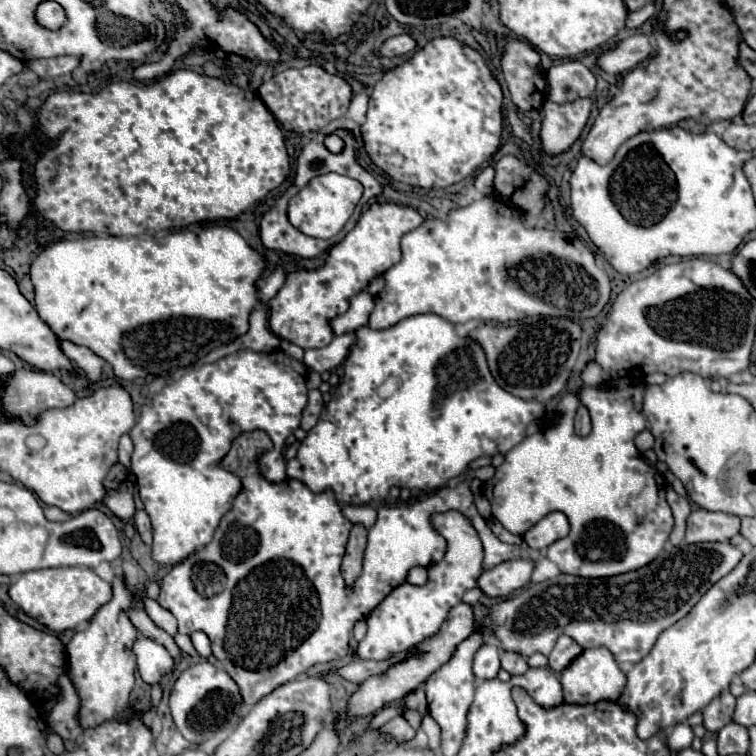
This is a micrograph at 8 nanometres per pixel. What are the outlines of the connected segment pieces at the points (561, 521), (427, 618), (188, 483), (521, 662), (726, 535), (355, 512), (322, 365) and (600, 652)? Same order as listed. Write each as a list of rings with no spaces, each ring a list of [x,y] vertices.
[[[555,511],[555,513],[549,513],[547,517],[543,517],[539,523],[535,523],[523,535],[523,541],[533,549],[543,549],[543,547],[549,547],[551,543],[555,543],[557,539],[565,537],[567,533],[569,533],[567,517],[559,511]]]
[[[459,511],[431,515],[431,523],[447,541],[445,557],[429,567],[429,579],[423,587],[405,581],[403,585],[395,587],[391,595],[387,595],[387,599],[383,599],[383,603],[379,603],[371,611],[371,615],[367,615],[367,635],[357,645],[359,659],[383,661],[435,635],[435,631],[439,631],[441,623],[445,621],[449,609],[463,599],[463,593],[467,589],[477,587],[477,579],[483,573],[483,547],[475,527],[471,527],[471,523],[467,523],[467,519],[459,515]]]
[[[237,351],[233,355],[227,355],[215,363],[209,363],[209,365],[203,365],[199,369],[193,369],[193,371],[187,371],[183,377],[179,377],[173,385],[167,385],[163,387],[163,391],[153,399],[153,405],[151,407],[143,407],[141,409],[141,417],[139,421],[135,423],[135,427],[129,431],[131,439],[133,439],[133,445],[135,445],[135,451],[131,455],[131,471],[137,475],[137,485],[139,485],[139,497],[141,501],[145,503],[145,511],[147,515],[151,517],[151,525],[153,525],[153,559],[161,565],[175,565],[179,561],[183,561],[187,555],[191,555],[193,551],[197,551],[199,547],[207,545],[211,541],[211,535],[215,533],[215,527],[219,525],[219,519],[231,509],[231,503],[233,503],[233,497],[239,495],[239,477],[231,471],[225,471],[219,467],[219,461],[221,457],[229,451],[231,447],[231,439],[237,437],[241,431],[253,431],[253,429],[263,429],[271,439],[273,439],[273,449],[271,451],[265,451],[261,457],[259,457],[259,471],[265,479],[271,479],[271,483],[281,483],[283,479],[287,479],[285,475],[285,459],[283,459],[283,445],[285,445],[285,439],[299,427],[301,423],[301,415],[303,415],[303,409],[307,407],[307,387],[305,387],[305,379],[307,379],[307,369],[301,361],[295,361],[291,357],[285,357],[283,351],[273,351],[271,355],[267,353],[253,353],[253,351]]]
[[[511,651],[501,653],[501,667],[509,671],[511,675],[523,675],[529,669],[525,657],[521,657],[519,653],[511,653]]]
[[[707,509],[691,511],[687,517],[687,543],[703,543],[703,541],[729,541],[739,533],[741,519],[729,513],[715,513]]]
[[[347,505],[347,507],[343,507],[343,515],[351,523],[363,523],[363,527],[367,527],[367,529],[371,529],[375,525],[375,519],[377,519],[377,511],[369,505],[361,505],[361,507]]]
[[[345,333],[345,335],[333,337],[333,341],[327,347],[307,349],[303,361],[305,361],[305,365],[309,365],[317,373],[335,369],[347,357],[349,347],[353,345],[353,341],[355,341],[355,333]]]
[[[597,647],[597,649],[585,649],[567,669],[561,671],[561,685],[563,685],[563,701],[571,705],[617,701],[625,687],[625,675],[617,667],[613,655],[605,647]]]

